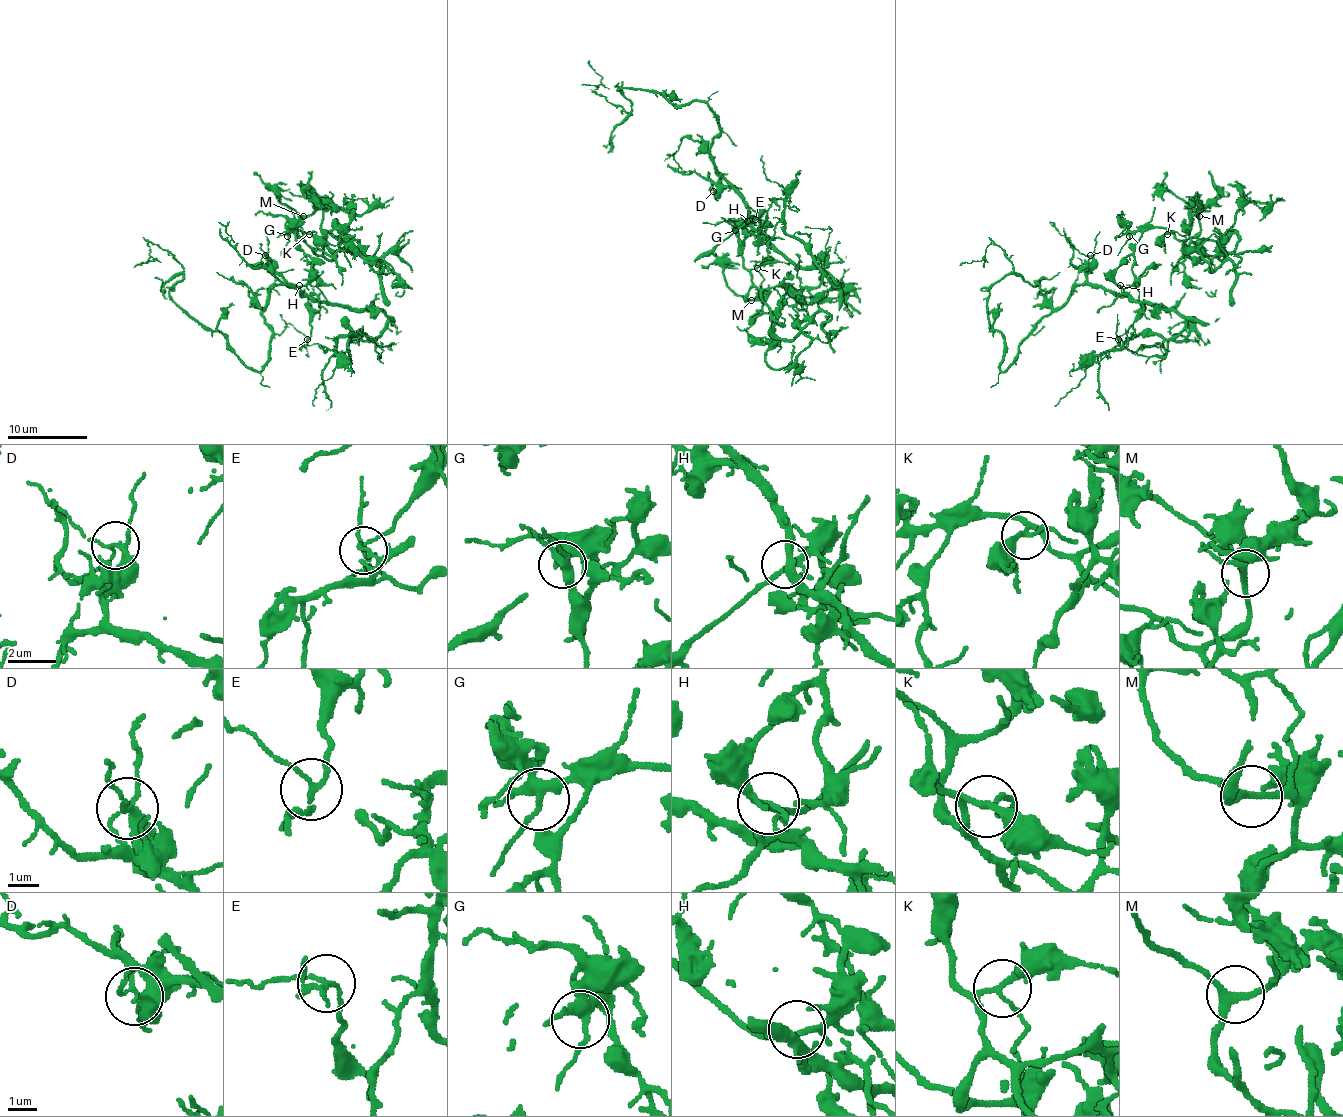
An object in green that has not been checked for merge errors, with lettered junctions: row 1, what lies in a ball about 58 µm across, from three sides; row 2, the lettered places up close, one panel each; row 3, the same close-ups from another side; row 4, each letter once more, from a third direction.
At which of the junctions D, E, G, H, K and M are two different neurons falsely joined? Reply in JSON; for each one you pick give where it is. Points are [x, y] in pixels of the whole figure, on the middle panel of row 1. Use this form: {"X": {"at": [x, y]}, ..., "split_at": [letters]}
{"split_at": []}

